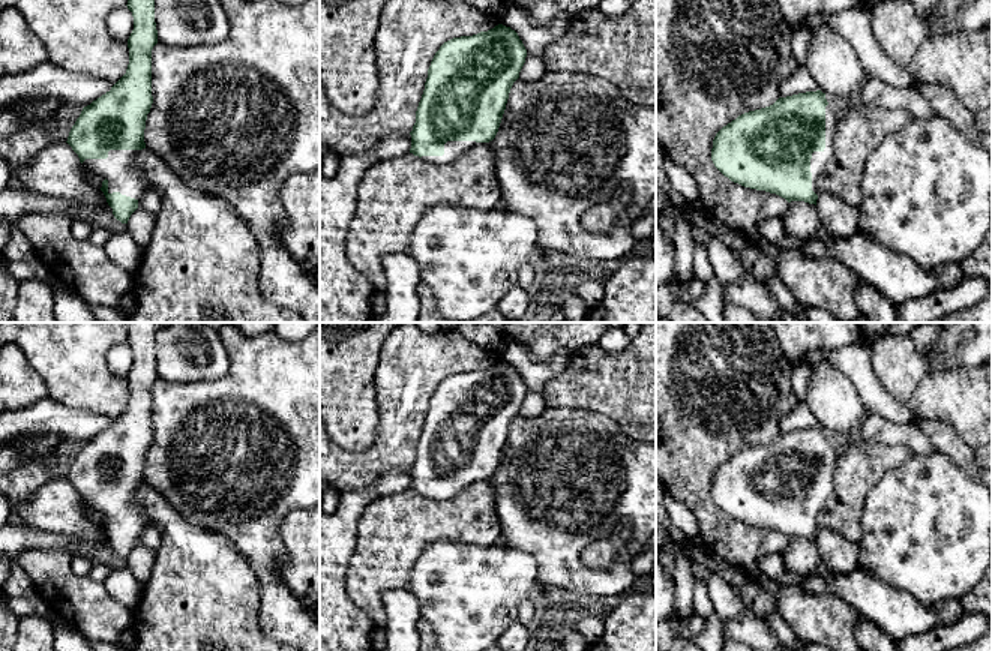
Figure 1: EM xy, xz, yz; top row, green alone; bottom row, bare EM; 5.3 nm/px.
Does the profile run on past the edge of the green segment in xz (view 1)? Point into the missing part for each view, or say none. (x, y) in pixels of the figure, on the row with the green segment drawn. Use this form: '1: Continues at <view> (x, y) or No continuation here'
1: Continues at xz (452, 149)

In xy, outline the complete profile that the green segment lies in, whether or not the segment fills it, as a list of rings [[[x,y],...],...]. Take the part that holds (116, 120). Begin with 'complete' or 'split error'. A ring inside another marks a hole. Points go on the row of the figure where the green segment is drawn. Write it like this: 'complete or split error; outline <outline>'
split error; outline [[[128,0],[126,6],[134,16],[134,30],[128,39],[126,74],[110,92],[83,108],[66,141],[78,154],[80,162],[102,180],[101,190],[113,208],[114,218],[122,224],[128,224],[131,214],[138,208],[138,201],[150,188],[140,164],[140,152],[146,148],[144,129],[153,104],[152,50],[158,44],[155,0]]]

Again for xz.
split error; outline [[[503,24],[444,42],[428,69],[410,153],[444,165],[492,141],[525,57],[518,33]]]

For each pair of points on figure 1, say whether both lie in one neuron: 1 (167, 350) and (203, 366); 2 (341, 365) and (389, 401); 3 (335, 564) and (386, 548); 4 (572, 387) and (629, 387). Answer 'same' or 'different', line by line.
1: same
2: different
3: different
4: same

